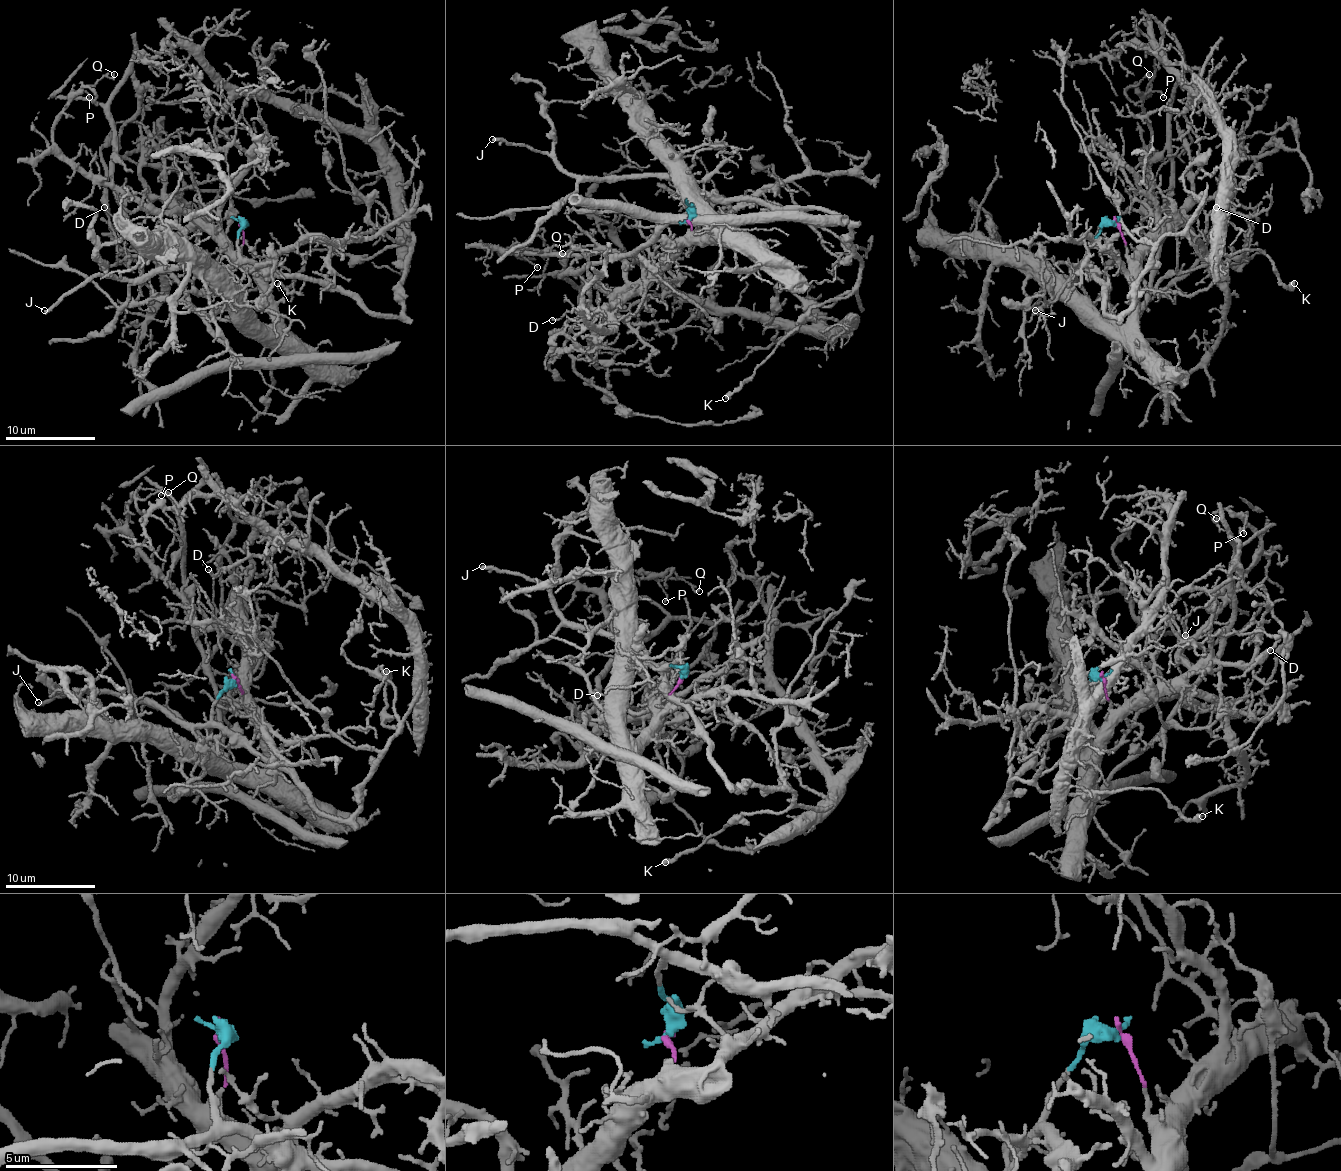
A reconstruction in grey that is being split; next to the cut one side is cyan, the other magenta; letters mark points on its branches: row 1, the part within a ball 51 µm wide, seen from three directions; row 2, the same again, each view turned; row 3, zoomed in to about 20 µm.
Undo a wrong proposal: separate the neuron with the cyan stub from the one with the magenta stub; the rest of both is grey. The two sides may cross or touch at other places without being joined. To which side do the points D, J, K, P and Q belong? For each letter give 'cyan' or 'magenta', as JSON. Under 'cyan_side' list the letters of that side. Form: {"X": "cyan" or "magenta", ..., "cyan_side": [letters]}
{"D": "magenta", "J": "cyan", "K": "cyan", "P": "magenta", "Q": "magenta", "cyan_side": ["J", "K"]}

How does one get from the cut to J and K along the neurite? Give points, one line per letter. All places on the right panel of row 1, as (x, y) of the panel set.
J: (1114, 223), (1101, 228), (1087, 255), (1072, 268), (1072, 279), (1049, 275), (1040, 288), (1036, 311)
K: (1114, 223), (1085, 257), (1107, 313), (1132, 302), (1166, 235), (1204, 259), (1260, 250), (1293, 284)

